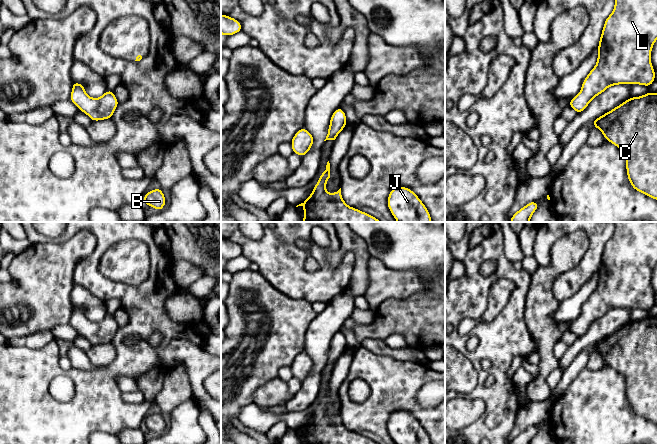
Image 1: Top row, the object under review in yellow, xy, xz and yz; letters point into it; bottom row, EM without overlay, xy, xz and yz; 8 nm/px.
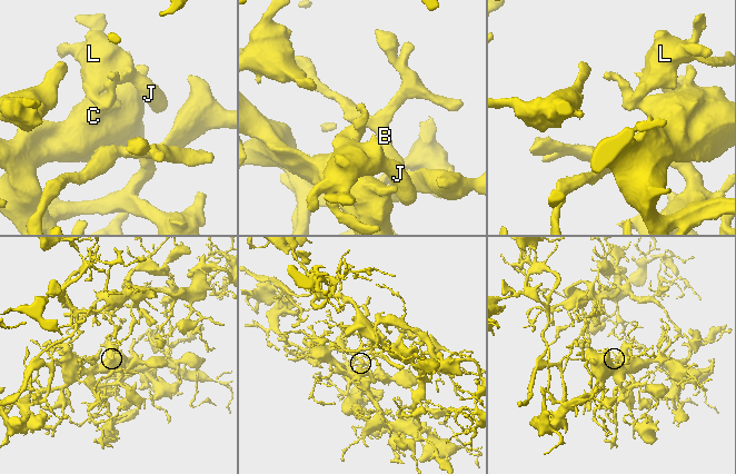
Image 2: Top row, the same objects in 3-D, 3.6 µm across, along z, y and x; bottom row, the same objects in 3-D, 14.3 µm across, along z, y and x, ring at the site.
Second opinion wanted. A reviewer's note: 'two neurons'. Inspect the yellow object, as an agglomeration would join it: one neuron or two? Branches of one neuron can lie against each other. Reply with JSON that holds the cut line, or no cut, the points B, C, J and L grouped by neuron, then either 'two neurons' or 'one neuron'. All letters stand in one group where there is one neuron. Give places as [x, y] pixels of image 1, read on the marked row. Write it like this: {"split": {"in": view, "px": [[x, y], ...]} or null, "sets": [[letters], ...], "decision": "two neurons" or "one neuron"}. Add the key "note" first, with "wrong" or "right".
{"note": "wrong", "split": null, "sets": [["B", "C", "J", "L"]], "decision": "one neuron"}

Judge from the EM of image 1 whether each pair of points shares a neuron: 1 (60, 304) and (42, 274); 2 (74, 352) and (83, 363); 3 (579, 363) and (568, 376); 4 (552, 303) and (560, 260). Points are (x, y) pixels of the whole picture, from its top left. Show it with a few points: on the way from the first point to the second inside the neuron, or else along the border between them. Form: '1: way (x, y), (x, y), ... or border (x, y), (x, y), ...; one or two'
1: way (53, 297), (42, 286), (42, 281); one
2: way (75, 355), (80, 360); one
3: way (576, 366), (570, 373); one
4: way (547, 292), (547, 276), (552, 271); one

